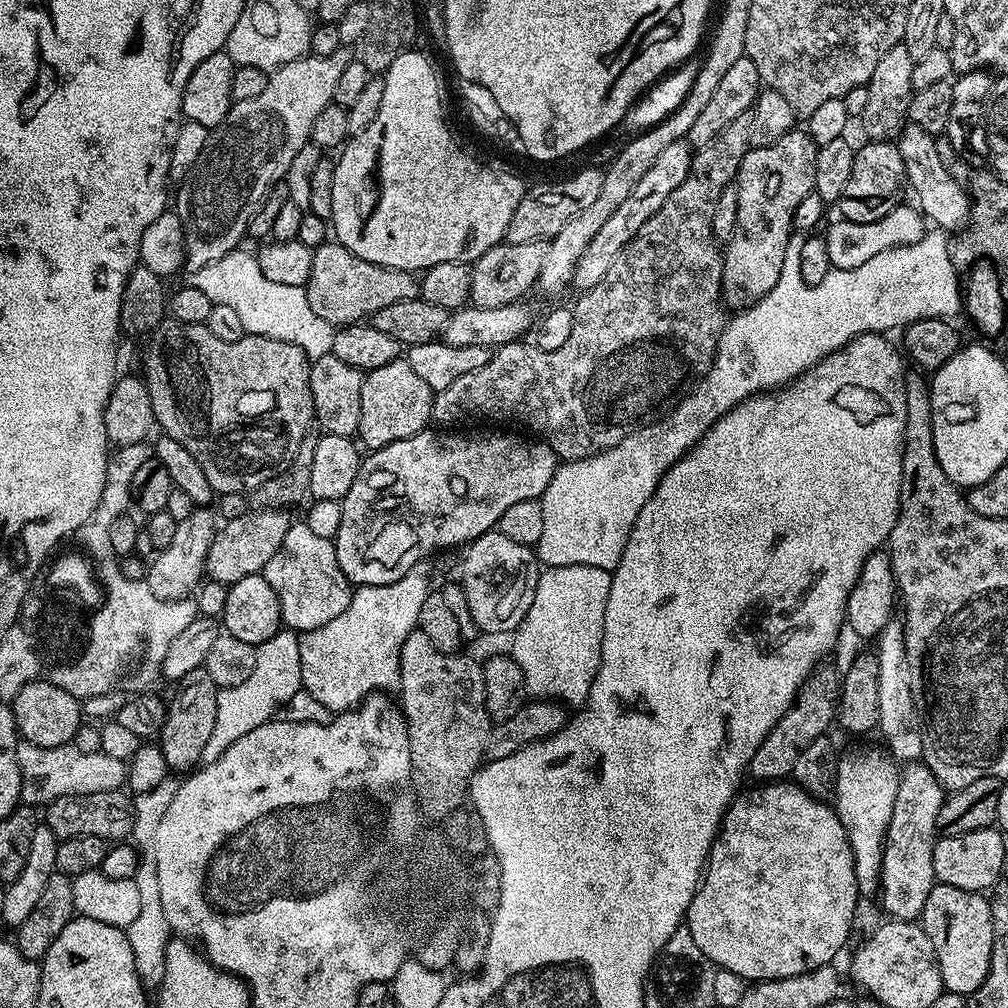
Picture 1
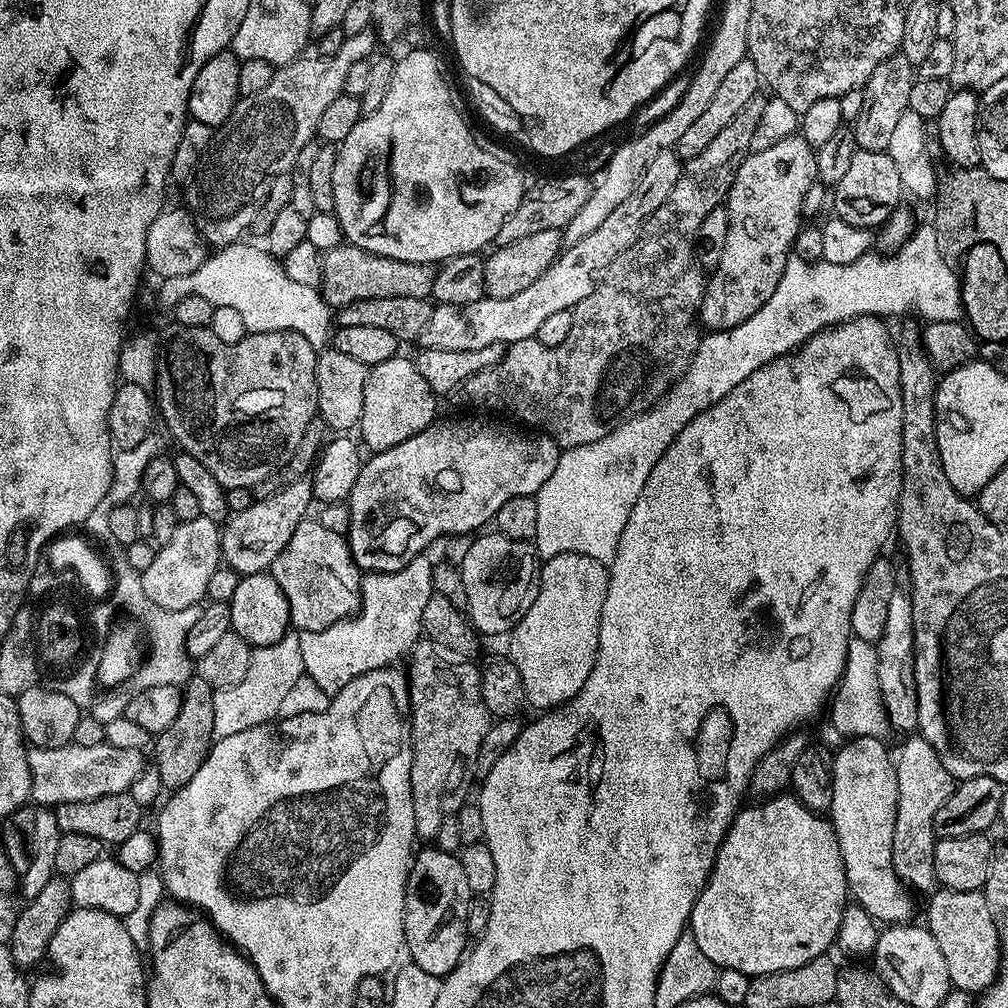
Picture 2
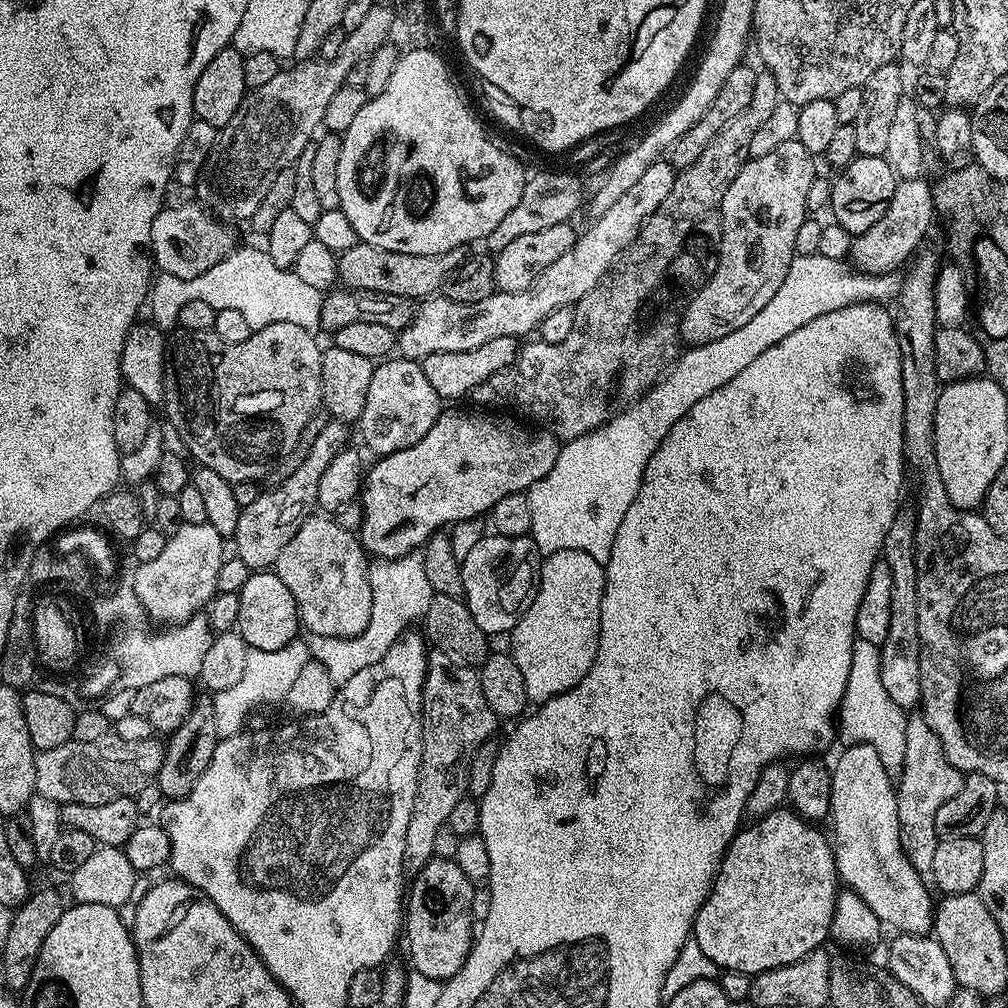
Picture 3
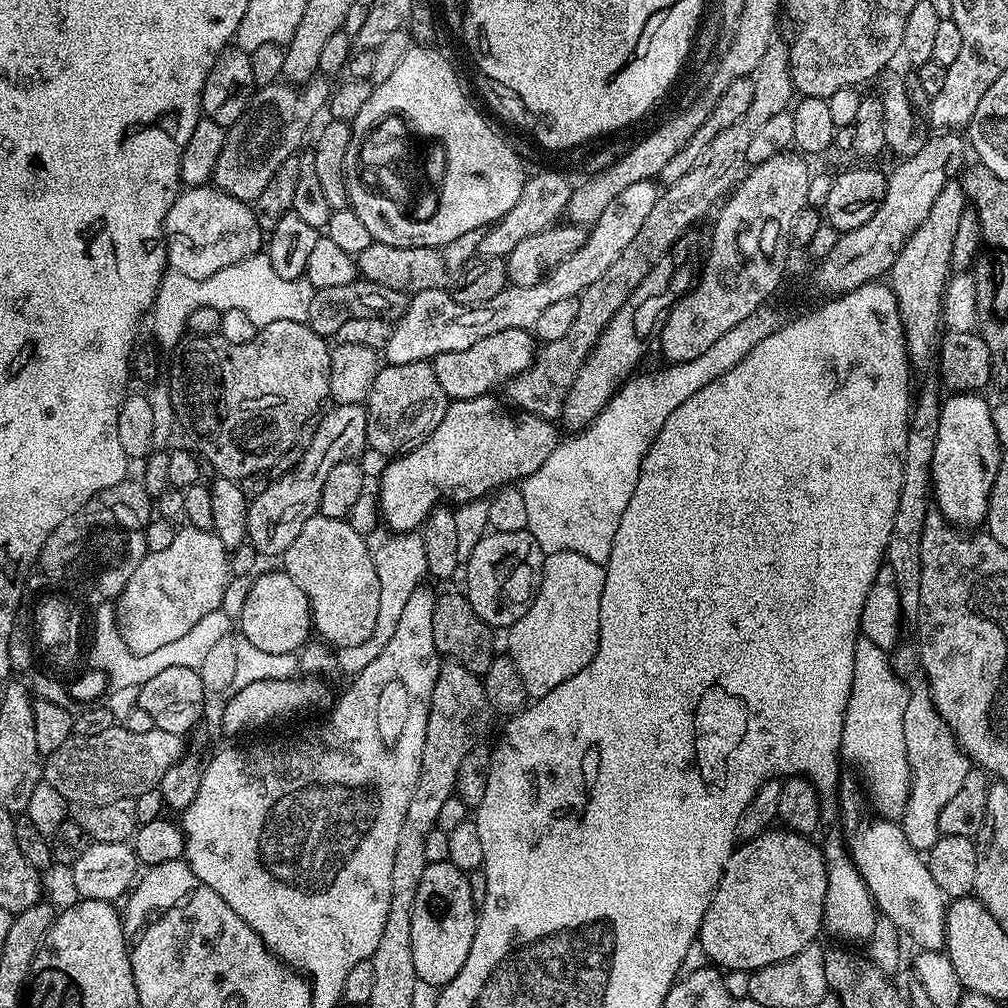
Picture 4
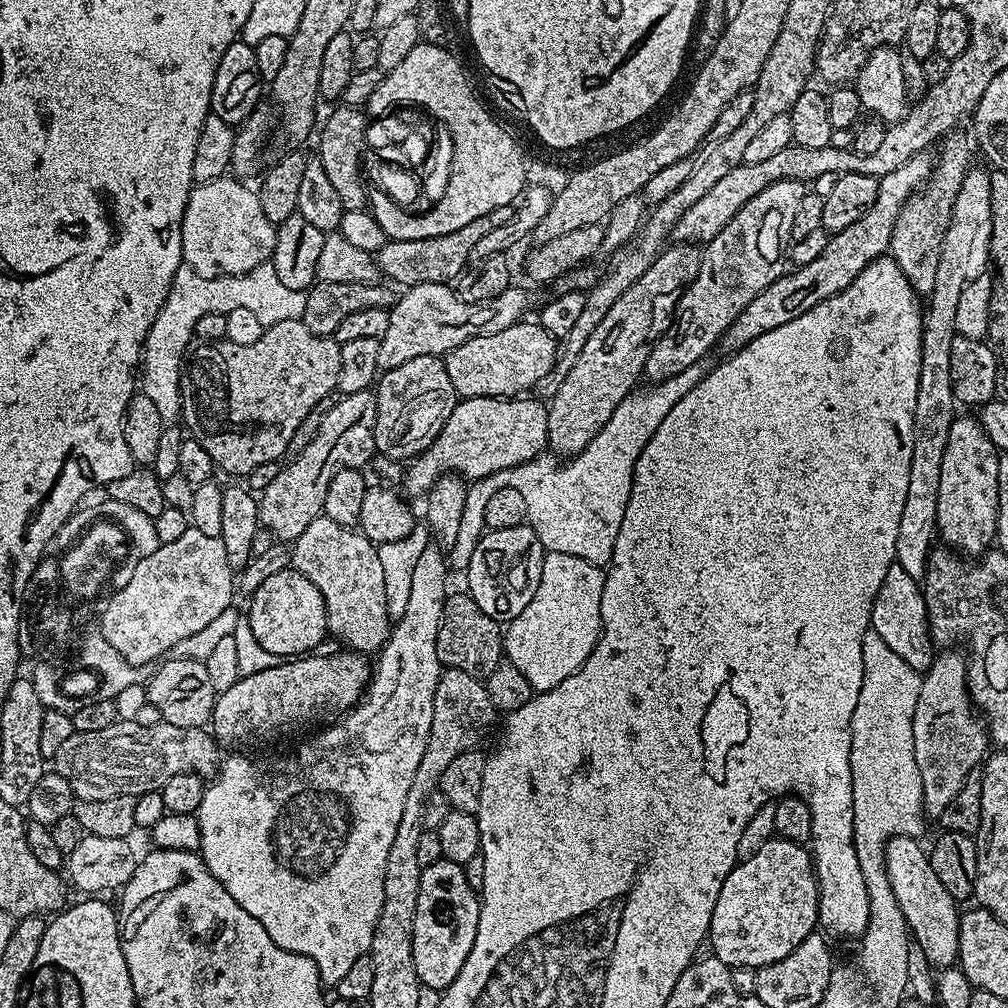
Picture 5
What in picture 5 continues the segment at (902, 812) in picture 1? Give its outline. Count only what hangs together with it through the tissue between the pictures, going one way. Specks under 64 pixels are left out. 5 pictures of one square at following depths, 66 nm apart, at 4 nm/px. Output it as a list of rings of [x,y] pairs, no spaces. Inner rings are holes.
[[[941,651],[923,673],[912,719],[914,758],[924,787],[924,811],[932,818],[939,818],[942,810],[946,810],[950,798],[962,790],[964,779],[981,767],[990,748],[985,721],[978,715],[968,692],[968,661],[956,652],[959,651]]]

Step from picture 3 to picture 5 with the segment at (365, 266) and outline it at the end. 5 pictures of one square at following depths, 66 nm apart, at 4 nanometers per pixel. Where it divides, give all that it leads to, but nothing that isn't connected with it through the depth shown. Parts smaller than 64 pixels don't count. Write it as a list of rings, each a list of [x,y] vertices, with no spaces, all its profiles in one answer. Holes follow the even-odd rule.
[[[511,207],[494,210],[489,216],[474,218],[474,222],[462,226],[462,230],[454,230],[454,234],[442,234],[438,238],[418,238],[417,240],[388,240],[375,253],[379,271],[389,276],[393,285],[400,284],[404,288],[413,288],[426,282],[451,285],[460,273],[469,267],[472,251],[478,238],[490,234],[494,226],[506,226],[513,215]]]

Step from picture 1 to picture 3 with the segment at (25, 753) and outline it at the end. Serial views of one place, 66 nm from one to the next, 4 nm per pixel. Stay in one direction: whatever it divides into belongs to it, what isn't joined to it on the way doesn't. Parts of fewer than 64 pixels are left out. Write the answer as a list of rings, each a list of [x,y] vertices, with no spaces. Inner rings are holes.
[[[114,734],[98,742],[70,739],[54,750],[36,753],[36,791],[59,804],[101,804],[114,798],[135,797],[155,781],[164,761],[165,745],[153,738],[146,742],[124,742]]]

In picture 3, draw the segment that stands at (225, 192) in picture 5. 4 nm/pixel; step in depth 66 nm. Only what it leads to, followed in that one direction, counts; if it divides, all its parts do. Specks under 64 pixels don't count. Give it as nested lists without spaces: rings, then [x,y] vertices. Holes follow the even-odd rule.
[[[176,204],[161,208],[154,218],[152,227],[152,259],[160,272],[174,274],[178,278],[194,278],[210,266],[214,266],[223,256],[237,247],[238,241],[225,221],[217,218],[205,205]]]

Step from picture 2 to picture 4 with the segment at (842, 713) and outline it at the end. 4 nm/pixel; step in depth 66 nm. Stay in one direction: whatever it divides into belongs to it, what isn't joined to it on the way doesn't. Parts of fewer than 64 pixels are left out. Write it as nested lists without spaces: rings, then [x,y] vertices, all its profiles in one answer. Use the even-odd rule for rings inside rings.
[[[863,638],[857,639],[854,646],[854,682],[850,690],[850,702],[844,711],[844,729],[842,730],[841,753],[854,763],[860,764],[859,775],[864,775],[866,792],[872,795],[872,804],[884,818],[903,817],[904,807],[912,789],[912,771],[906,754],[906,734],[902,734],[902,718],[906,714],[909,689],[904,688],[905,681],[897,676],[892,666],[889,653],[874,646],[874,642]]]

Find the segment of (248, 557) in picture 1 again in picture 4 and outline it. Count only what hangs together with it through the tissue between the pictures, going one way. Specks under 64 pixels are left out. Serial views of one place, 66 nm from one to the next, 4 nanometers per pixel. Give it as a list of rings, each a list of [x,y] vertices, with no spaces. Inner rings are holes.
[[[336,404],[326,412],[319,417],[318,431],[314,433],[306,454],[302,454],[302,462],[298,462],[294,470],[275,477],[266,490],[248,505],[247,543],[253,544],[261,557],[283,557],[290,542],[302,534],[302,526],[319,513],[322,486],[330,470],[342,462],[360,458],[368,448],[368,410],[364,404]]]

